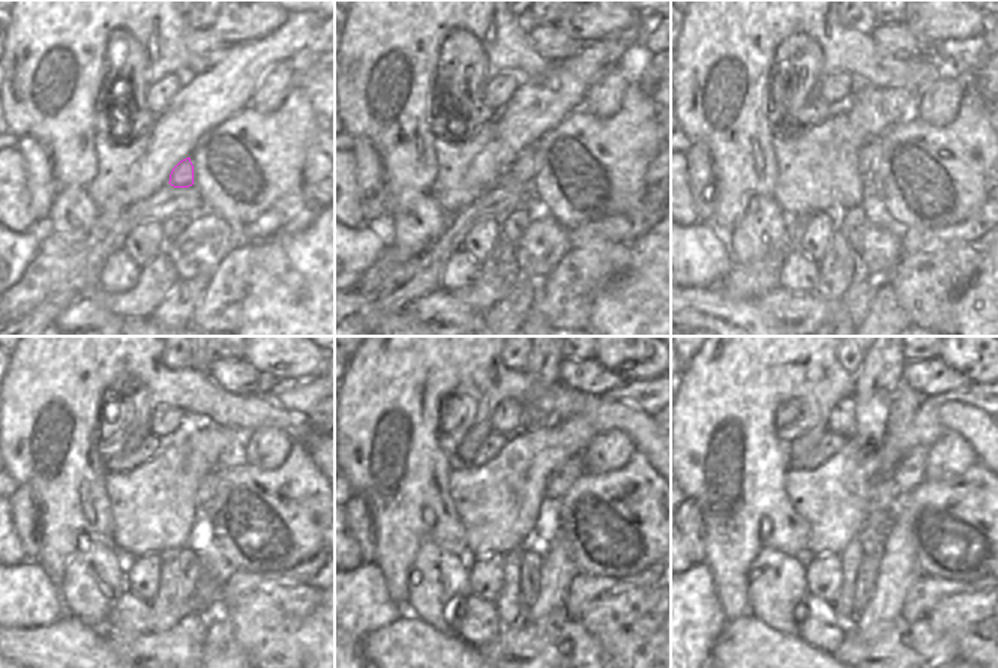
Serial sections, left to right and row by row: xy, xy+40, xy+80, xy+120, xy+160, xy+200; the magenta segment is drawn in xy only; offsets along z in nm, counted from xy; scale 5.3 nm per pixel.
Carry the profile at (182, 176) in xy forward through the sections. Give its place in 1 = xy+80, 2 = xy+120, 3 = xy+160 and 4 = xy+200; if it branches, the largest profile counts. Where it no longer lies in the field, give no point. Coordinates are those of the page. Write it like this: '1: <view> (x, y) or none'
1: xy+80 (869, 155)
2: xy+120 (206, 490)
3: xy+160 (560, 481)
4: xy+200 (910, 472)

